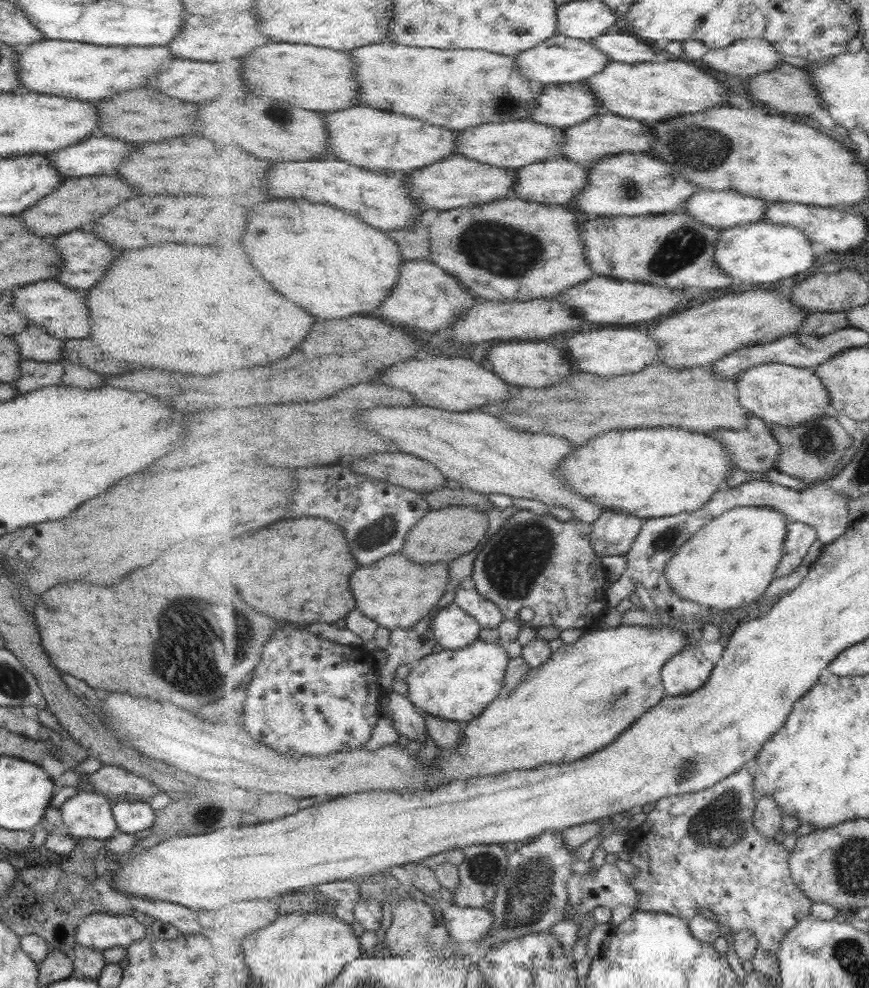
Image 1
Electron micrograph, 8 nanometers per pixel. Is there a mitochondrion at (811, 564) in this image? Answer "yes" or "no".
no

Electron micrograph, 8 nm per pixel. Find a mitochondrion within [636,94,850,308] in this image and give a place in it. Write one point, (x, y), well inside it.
(696, 147)

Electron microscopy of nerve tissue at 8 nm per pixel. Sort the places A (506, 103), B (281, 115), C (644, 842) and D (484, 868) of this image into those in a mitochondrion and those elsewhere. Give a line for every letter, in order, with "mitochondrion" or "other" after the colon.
A: mitochondrion
B: mitochondrion
C: other
D: mitochondrion

